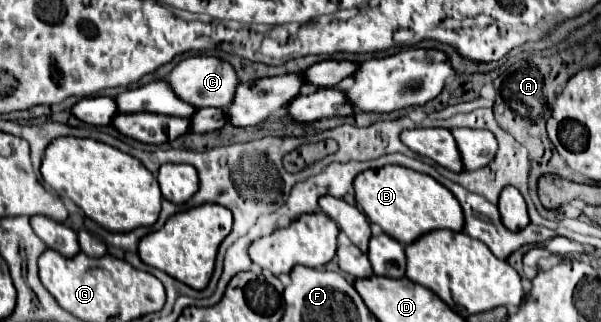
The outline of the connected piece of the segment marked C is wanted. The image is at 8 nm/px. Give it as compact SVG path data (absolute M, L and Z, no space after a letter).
M213 56L185 58L169 74L169 86L175 92L175 96L191 104L193 108L205 108L205 106L227 108L227 104L231 104L231 96L237 84L239 80L235 80L235 70L231 70L231 64Z

